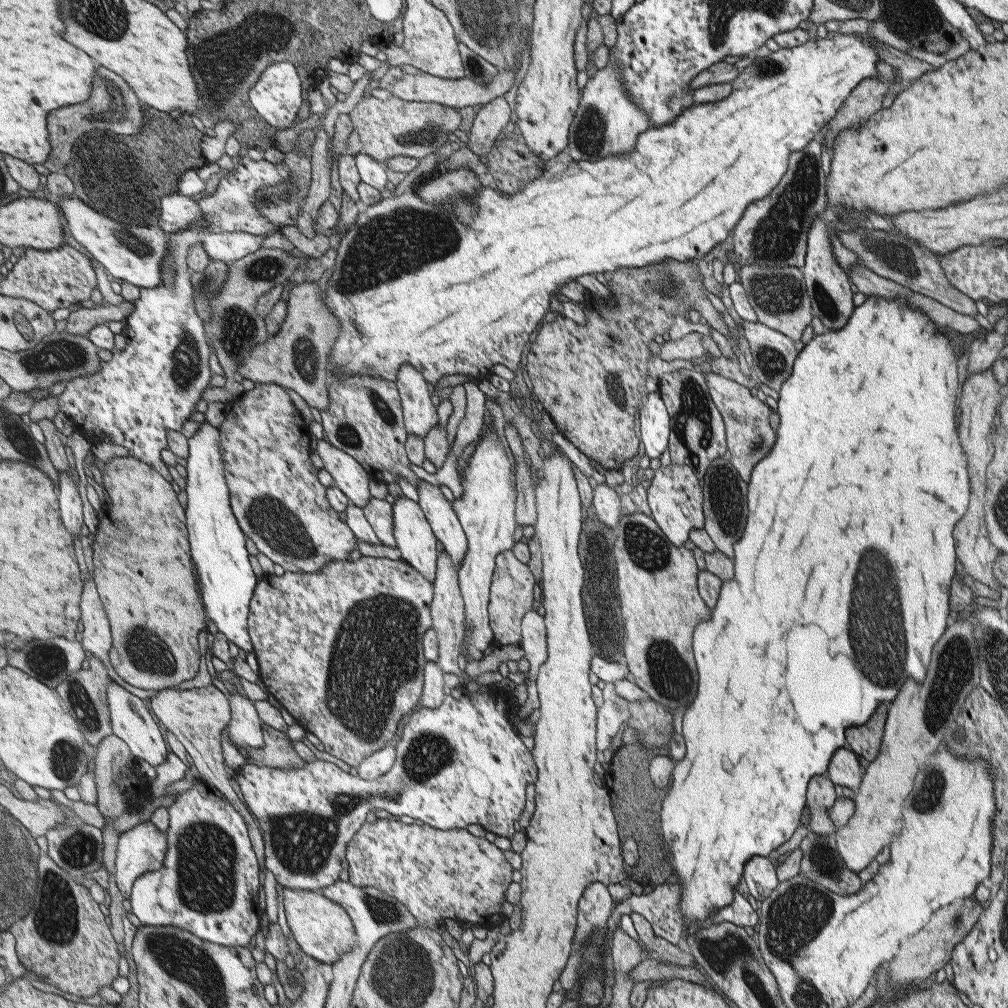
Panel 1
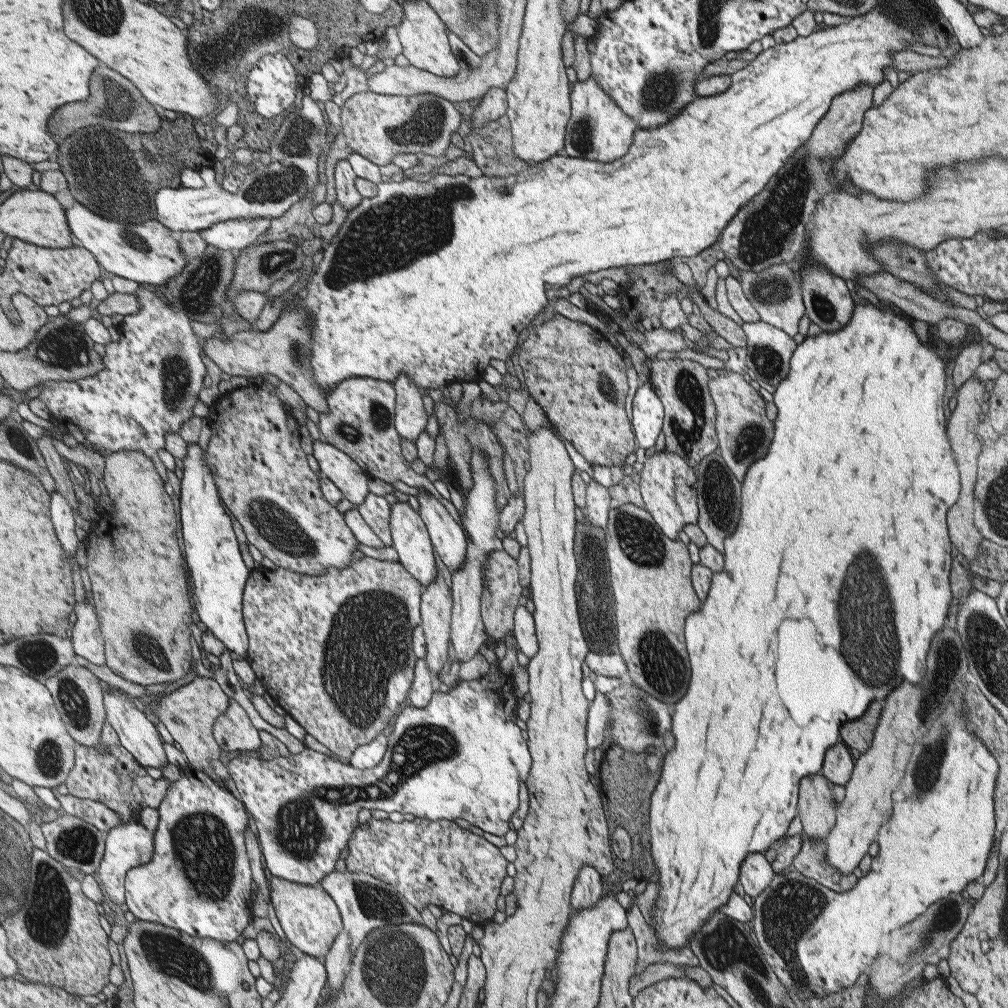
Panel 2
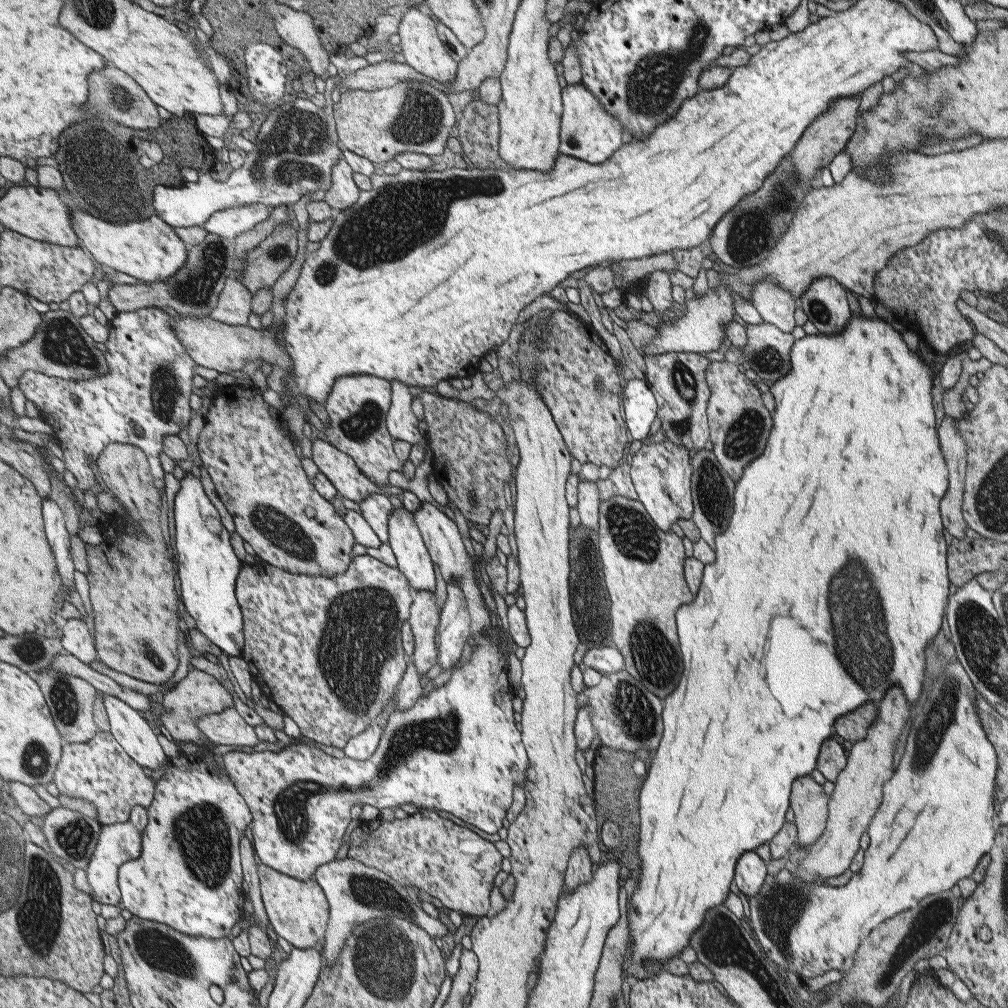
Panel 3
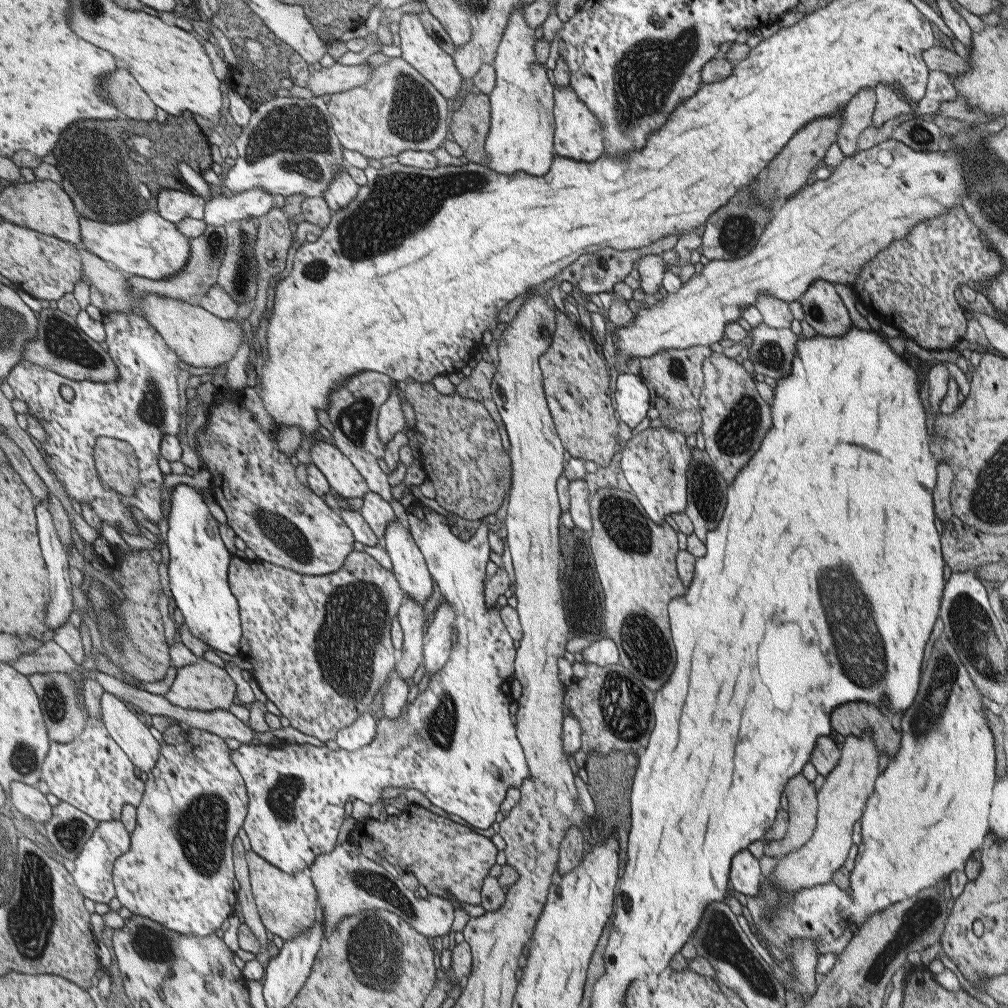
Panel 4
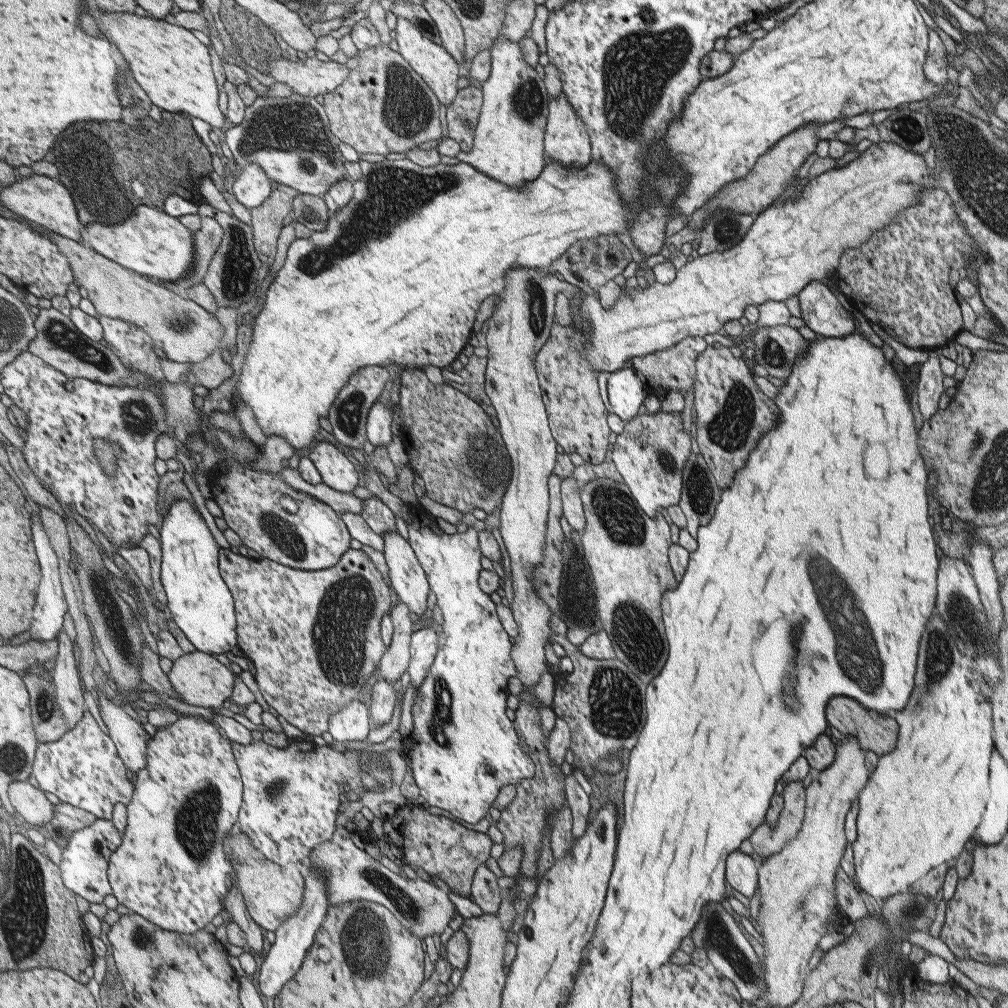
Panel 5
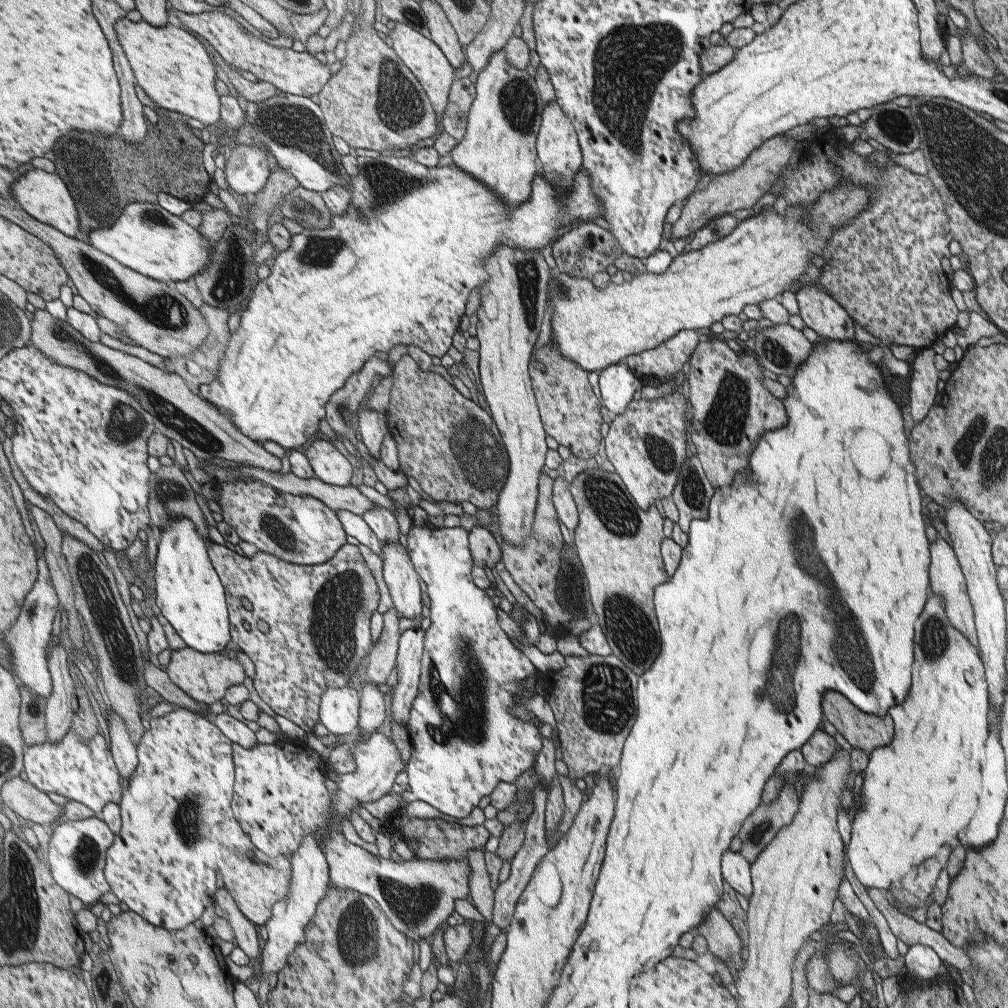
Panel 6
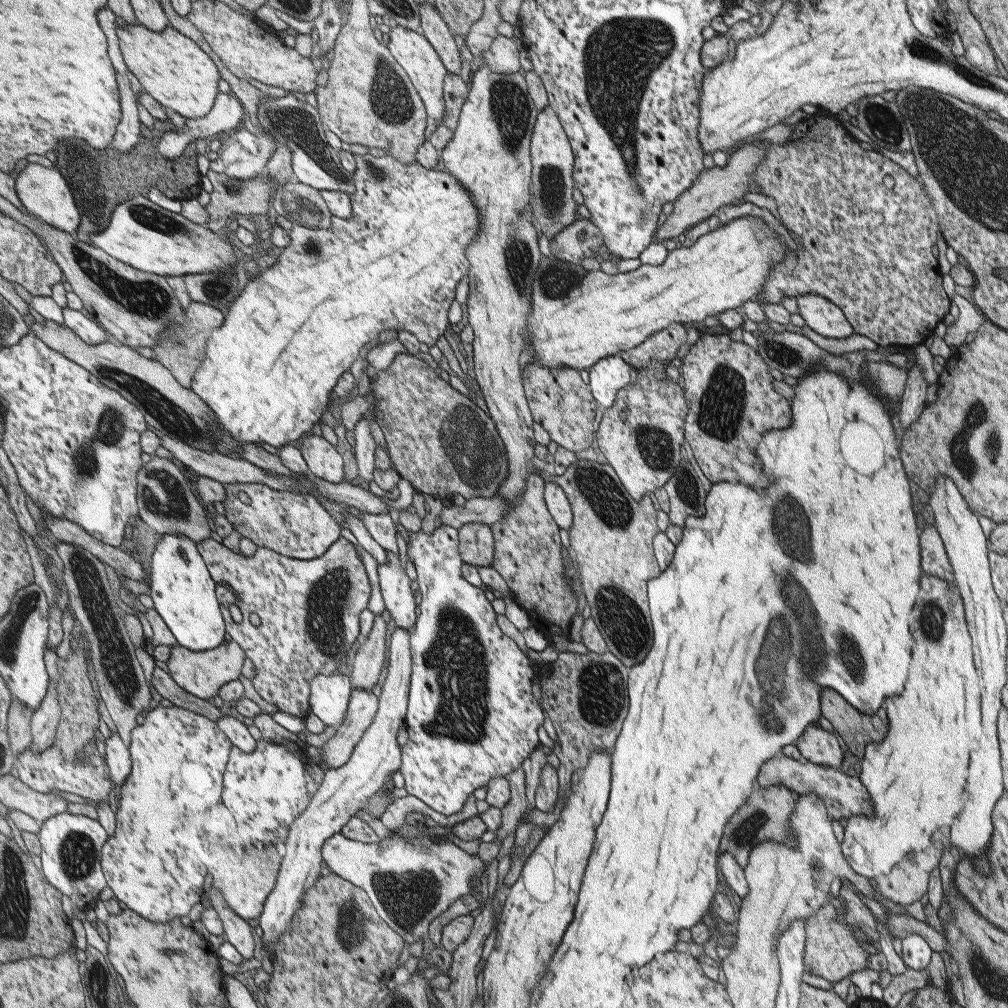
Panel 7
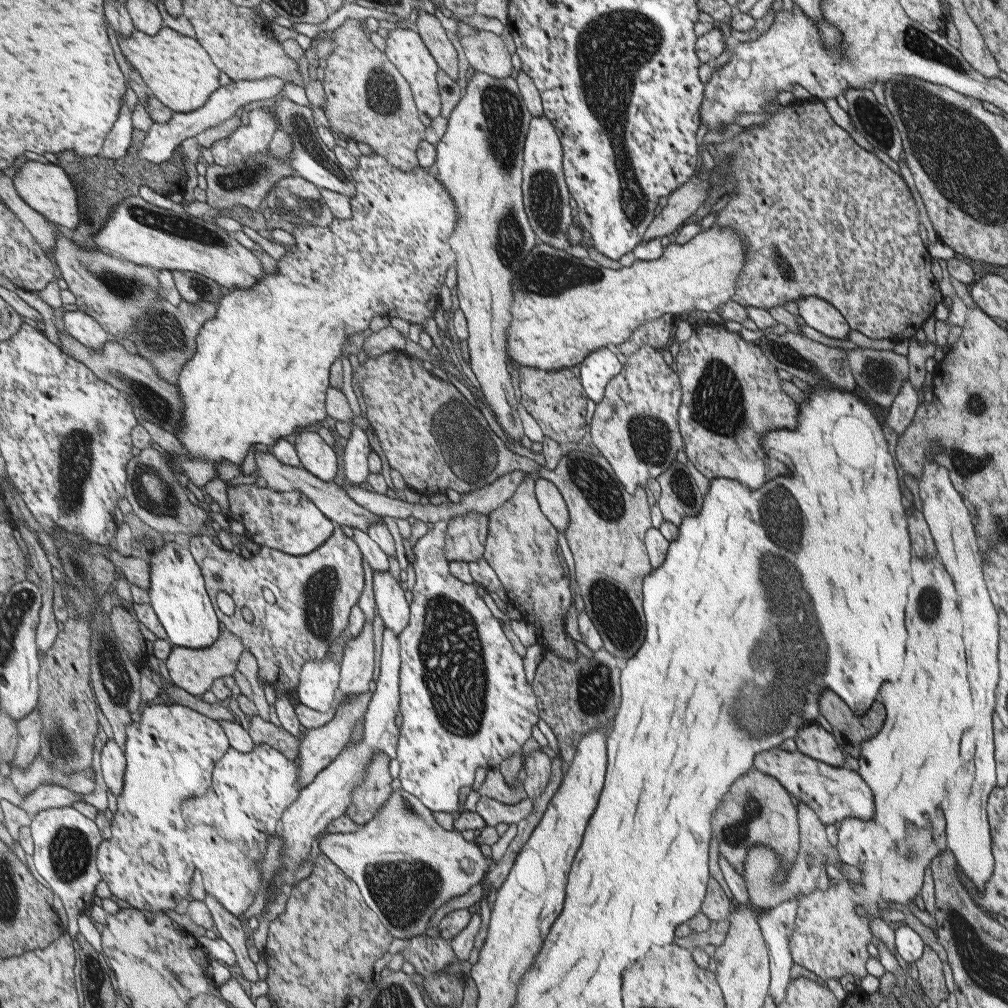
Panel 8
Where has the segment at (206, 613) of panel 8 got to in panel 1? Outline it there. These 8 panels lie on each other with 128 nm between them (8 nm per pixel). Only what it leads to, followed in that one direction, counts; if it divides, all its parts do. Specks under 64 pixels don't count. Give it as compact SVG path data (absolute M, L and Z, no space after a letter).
M208 421L204 422L202 430L190 439L191 455L187 464L186 490L188 528L192 534L192 552L208 616L214 620L219 631L230 636L232 643L238 644L239 648L247 652L255 652L253 637L250 635L250 615L260 579L250 562L247 535L233 510L222 441L222 430Z

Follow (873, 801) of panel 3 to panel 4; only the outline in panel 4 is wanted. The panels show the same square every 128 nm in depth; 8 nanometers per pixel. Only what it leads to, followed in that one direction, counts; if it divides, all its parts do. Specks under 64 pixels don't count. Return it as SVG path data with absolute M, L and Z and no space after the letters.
M871 729L859 737L848 735L840 747L838 765L828 774L824 785L818 790L817 830L814 831L813 838L796 851L779 858L774 871L767 877L774 886L782 888L790 896L798 890L826 884L832 880L832 874L848 859L850 847L853 845L854 823L861 822L866 803L880 778L878 767L881 753L876 748Z

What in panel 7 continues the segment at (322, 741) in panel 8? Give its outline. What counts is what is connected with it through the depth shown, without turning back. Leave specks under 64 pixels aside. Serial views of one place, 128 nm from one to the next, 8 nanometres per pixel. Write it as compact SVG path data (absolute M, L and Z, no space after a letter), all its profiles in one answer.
M354 689L346 723L337 727L337 733L324 743L323 770L346 765L354 756L354 747L362 739L366 727L372 723L379 707L379 697L372 691Z

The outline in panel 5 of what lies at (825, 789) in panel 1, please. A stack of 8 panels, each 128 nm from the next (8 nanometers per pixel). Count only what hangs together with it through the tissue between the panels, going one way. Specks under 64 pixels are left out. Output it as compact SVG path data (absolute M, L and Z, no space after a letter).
M800 781L789 782L783 791L784 808L780 819L774 827L765 820L758 825L758 832L750 835L750 844L746 844L746 852L756 852L763 859L782 851L790 839L796 838L804 813L806 812L806 787Z

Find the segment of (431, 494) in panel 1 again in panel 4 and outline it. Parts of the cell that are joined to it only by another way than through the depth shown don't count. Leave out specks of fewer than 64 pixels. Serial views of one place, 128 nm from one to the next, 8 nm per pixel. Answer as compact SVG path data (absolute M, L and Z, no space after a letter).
M415 502L410 507L406 508L408 513L408 521L410 523L409 532L412 539L425 559L428 571L431 578L434 578L436 586L440 588L440 592L443 596L443 601L448 602L450 606L454 606L454 612L456 612L455 627L455 639L453 640L452 651L450 651L450 659L444 663L442 669L435 672L428 681L428 687L424 692L417 695L413 703L408 703L404 706L401 715L398 718L386 718L383 717L377 721L376 736L372 739L370 744L362 746L362 748L354 751L340 748L339 750L332 750L332 748L314 746L312 744L298 744L289 743L285 748L272 748L269 745L255 745L248 746L244 744L242 748L234 750L234 760L238 760L238 768L242 768L242 774L246 776L248 784L250 784L250 820L246 820L246 831L252 838L252 844L254 844L254 850L260 854L260 856L266 858L266 860L272 862L272 864L280 867L282 870L289 872L290 874L308 874L310 868L316 859L324 853L332 853L338 846L338 836L340 836L340 830L344 826L344 820L346 820L346 804L353 800L363 800L366 804L374 804L382 799L382 790L385 787L403 787L404 789L414 788L420 790L426 798L438 808L442 808L445 812L448 812L450 816L458 816L458 820L462 820L462 824L474 826L474 828L494 828L494 824L498 824L498 820L502 820L502 812L500 812L500 803L504 801L506 793L510 788L520 788L524 779L531 778L530 769L528 766L528 760L526 760L526 754L523 752L522 745L516 736L516 700L510 693L510 685L514 684L516 665L514 661L518 658L518 640L514 640L508 632L508 628L504 628L502 620L500 620L500 612L498 608L492 608L488 610L485 601L485 580L487 579L486 566L488 562L494 560L494 550L490 548L489 535L490 528L487 527L487 522L483 521L481 524L474 524L474 528L470 529L470 536L462 536L462 540L451 532L452 521L436 512L433 512L428 506Z

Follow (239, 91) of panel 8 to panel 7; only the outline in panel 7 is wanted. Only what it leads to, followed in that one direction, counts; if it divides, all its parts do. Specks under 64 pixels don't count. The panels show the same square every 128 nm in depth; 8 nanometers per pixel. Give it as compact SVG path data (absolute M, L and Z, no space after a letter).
M220 93L210 114L194 118L176 131L168 131L159 142L159 153L166 159L176 160L187 152L188 147L196 140L209 140L223 132L240 129L247 118L244 102L229 94Z

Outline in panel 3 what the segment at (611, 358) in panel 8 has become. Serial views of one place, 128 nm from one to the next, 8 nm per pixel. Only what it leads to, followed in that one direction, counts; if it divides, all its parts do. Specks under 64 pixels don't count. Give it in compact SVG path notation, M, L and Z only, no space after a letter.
M638 378L627 380L623 388L626 426L634 440L629 444L631 455L642 447L644 438L649 436L652 422L658 414L658 403L645 380Z

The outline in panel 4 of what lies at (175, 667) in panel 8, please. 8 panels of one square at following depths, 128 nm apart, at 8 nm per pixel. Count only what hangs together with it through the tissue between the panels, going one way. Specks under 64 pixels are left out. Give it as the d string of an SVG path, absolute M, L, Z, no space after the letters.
M201 657L198 663L179 668L174 686L165 695L172 703L187 709L199 711L228 710L236 702L238 689L239 686L236 680L234 680L226 667L220 668L218 664Z

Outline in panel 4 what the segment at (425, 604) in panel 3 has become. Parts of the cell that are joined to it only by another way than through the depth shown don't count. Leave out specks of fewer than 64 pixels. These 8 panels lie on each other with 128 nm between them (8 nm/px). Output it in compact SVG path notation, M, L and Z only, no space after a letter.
M406 598L398 611L398 622L403 633L402 650L396 653L394 672L400 678L410 678L424 661L424 624L428 616L424 614L424 605Z

